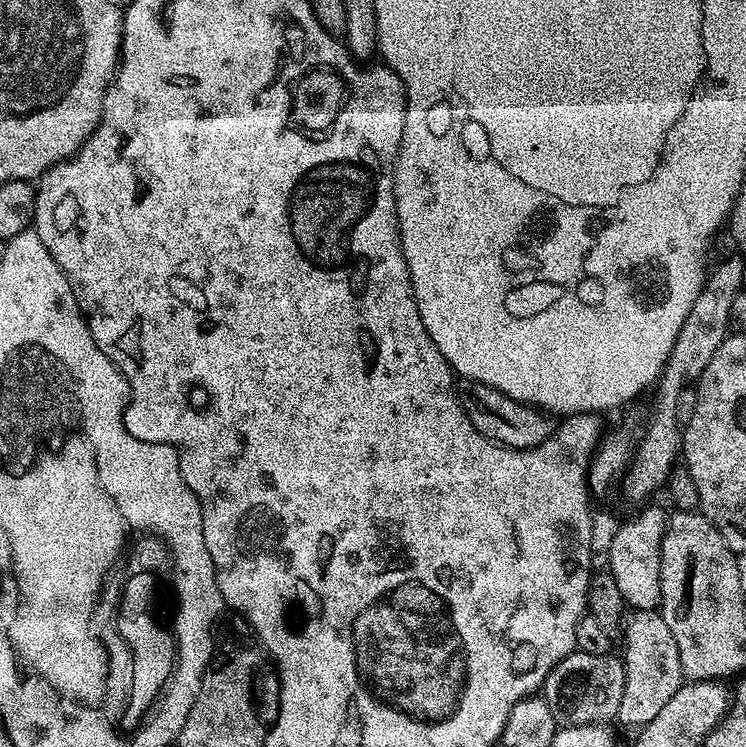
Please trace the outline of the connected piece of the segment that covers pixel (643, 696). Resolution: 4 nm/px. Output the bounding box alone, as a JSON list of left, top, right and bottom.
[615,611,686,730]

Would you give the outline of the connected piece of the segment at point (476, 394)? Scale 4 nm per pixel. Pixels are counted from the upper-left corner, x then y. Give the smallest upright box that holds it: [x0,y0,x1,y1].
[458,379,554,448]

